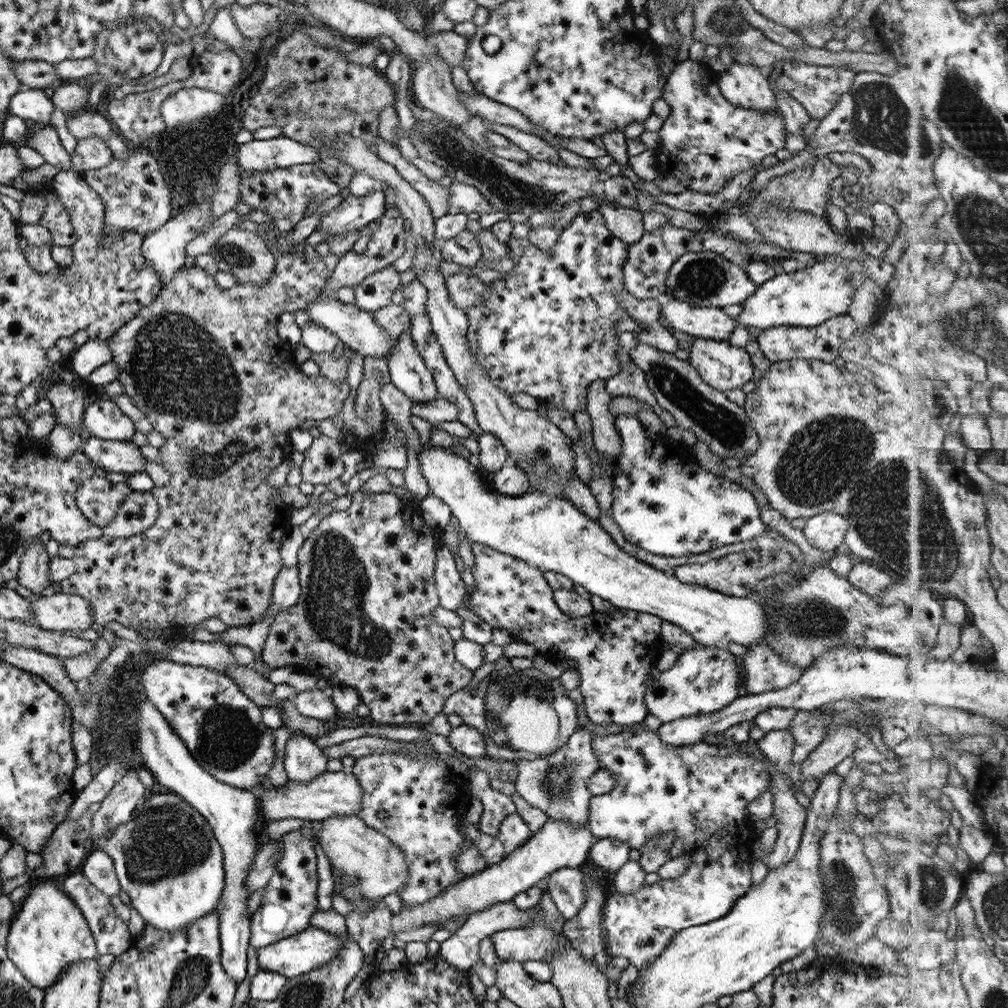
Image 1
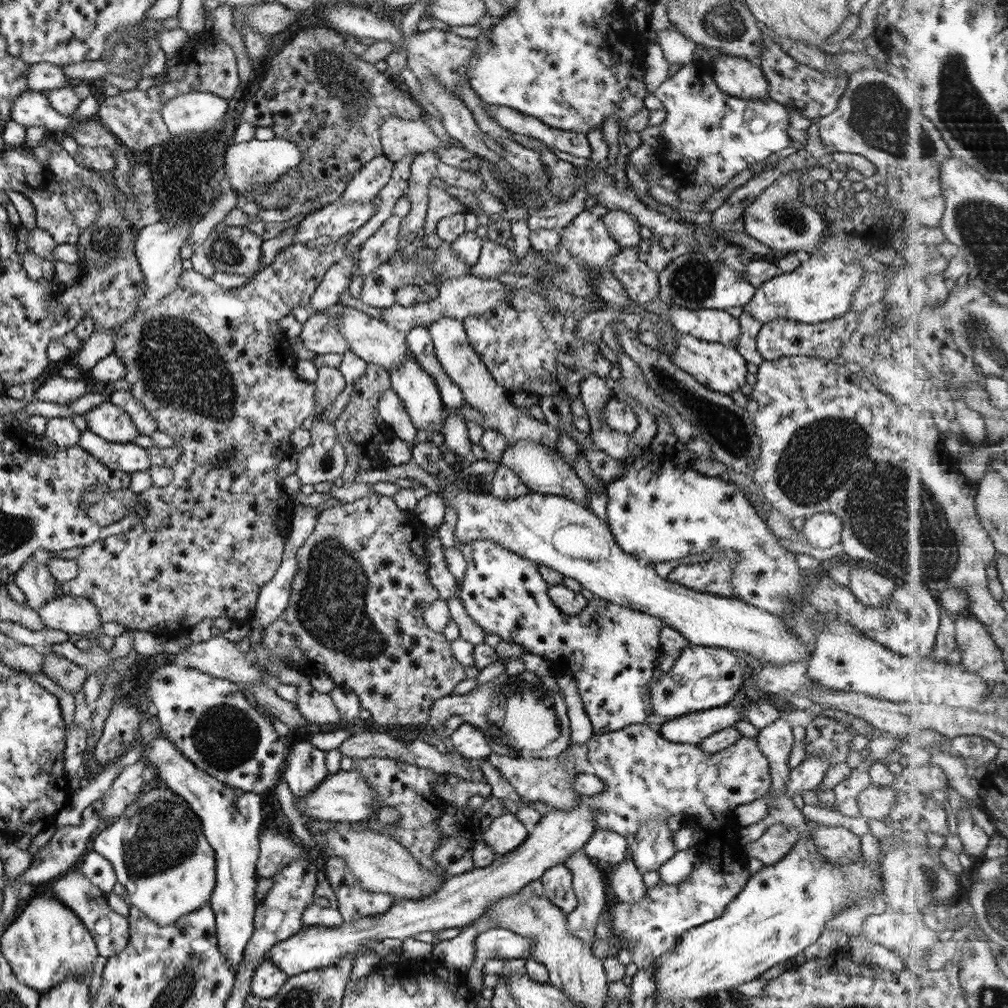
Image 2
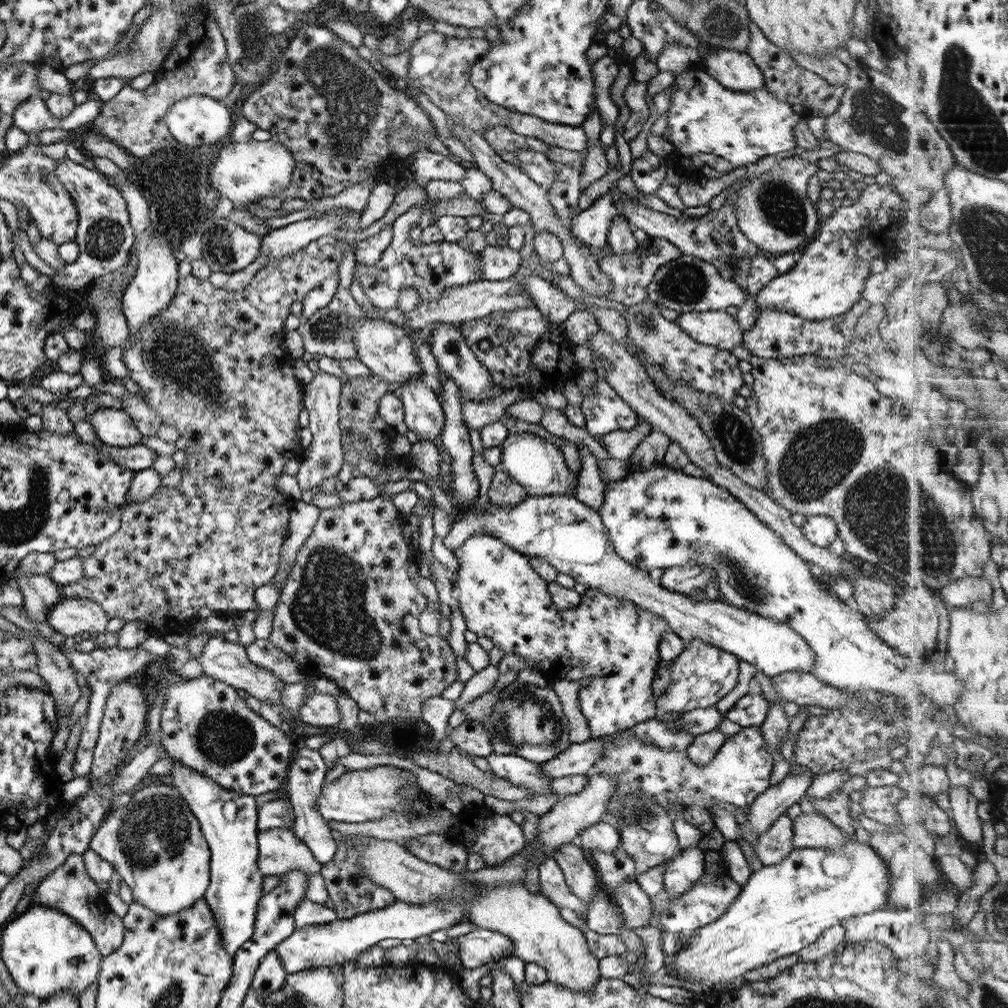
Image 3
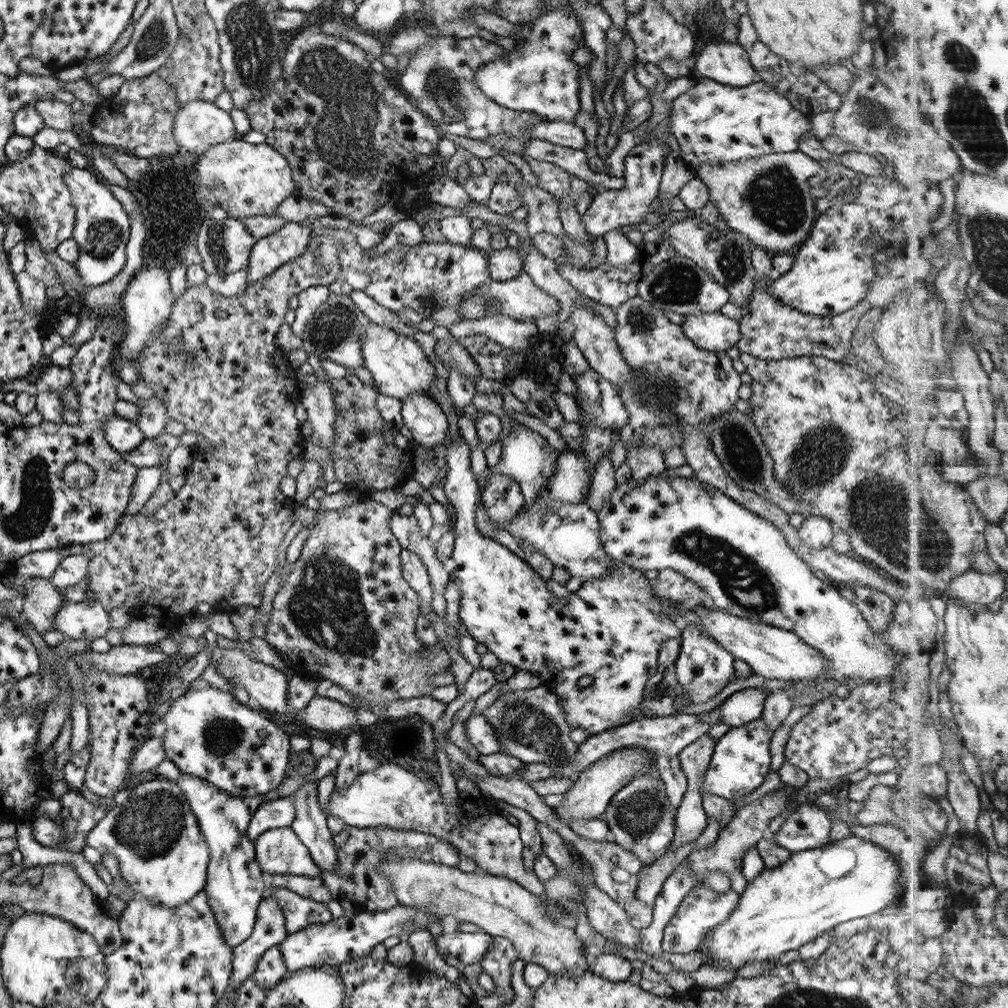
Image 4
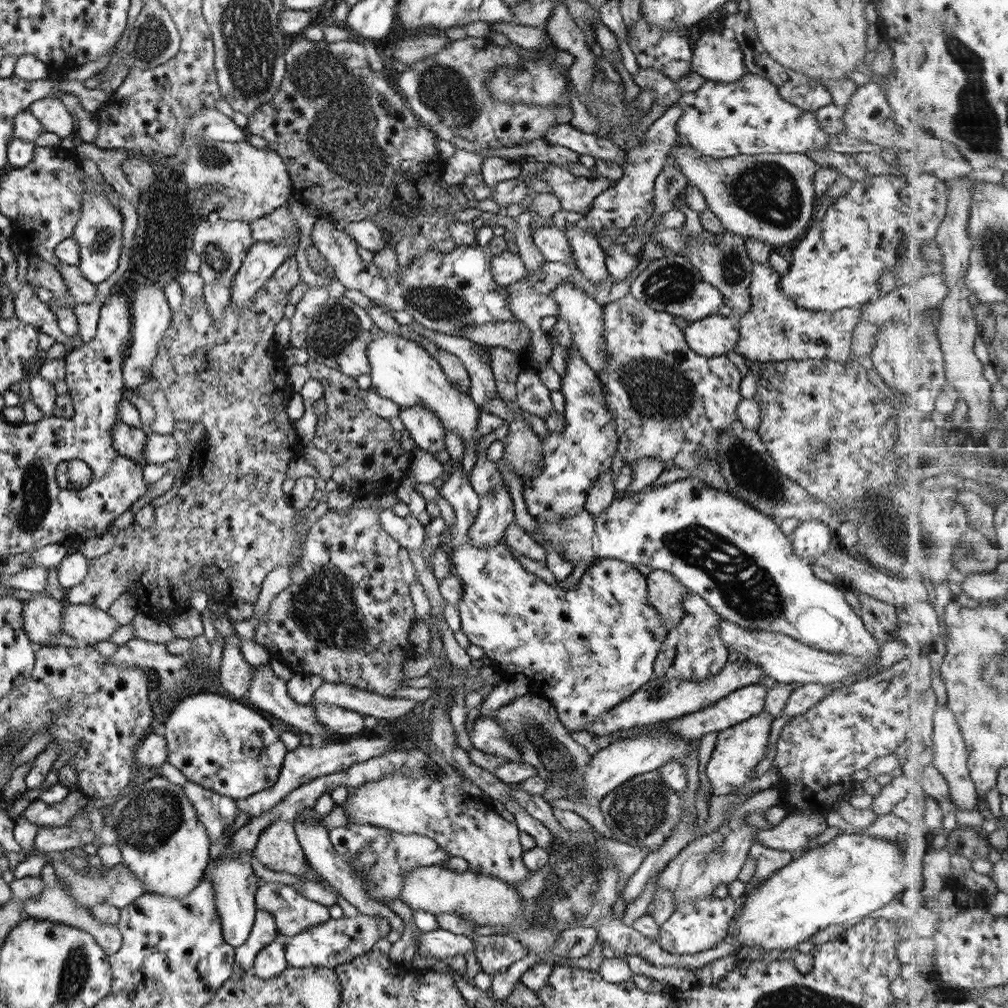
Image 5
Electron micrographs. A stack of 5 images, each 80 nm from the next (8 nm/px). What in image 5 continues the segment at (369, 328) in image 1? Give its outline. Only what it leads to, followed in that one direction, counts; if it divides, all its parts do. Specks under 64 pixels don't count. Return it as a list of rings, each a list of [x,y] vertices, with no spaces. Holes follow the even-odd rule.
[[[379,332],[367,345],[365,354],[369,363],[370,390],[379,397],[392,401],[400,409],[421,405],[438,418],[438,422],[447,432],[455,432],[461,437],[465,447],[474,442],[474,454],[479,452],[476,424],[480,410],[473,404],[469,394],[459,392],[447,381],[439,364],[425,349],[414,341],[400,336]]]

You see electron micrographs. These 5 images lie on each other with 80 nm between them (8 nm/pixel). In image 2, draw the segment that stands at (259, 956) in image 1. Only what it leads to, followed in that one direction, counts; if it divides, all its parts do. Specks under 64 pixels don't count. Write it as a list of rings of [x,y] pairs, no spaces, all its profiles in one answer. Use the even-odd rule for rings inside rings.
[[[581,795],[579,804],[573,810],[550,810],[528,831],[525,840],[515,850],[496,856],[483,868],[473,868],[465,874],[450,876],[433,894],[418,901],[396,899],[382,915],[369,915],[351,924],[343,922],[331,928],[321,925],[306,926],[289,938],[274,944],[262,960],[267,959],[290,977],[300,972],[336,964],[346,954],[358,954],[360,947],[368,944],[370,940],[395,938],[402,941],[421,932],[433,933],[446,928],[461,929],[471,924],[482,916],[482,912],[489,908],[496,898],[517,894],[529,882],[539,880],[546,868],[562,864],[573,851],[583,848],[594,831],[593,810],[587,808],[585,798],[585,795]]]

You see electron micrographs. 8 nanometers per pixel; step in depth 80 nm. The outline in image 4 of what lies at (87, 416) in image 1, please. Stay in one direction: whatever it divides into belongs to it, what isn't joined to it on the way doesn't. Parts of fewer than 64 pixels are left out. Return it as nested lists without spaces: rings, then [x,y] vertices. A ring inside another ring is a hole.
[[[115,414],[102,420],[102,433],[109,446],[120,455],[132,451],[144,439],[135,422]]]

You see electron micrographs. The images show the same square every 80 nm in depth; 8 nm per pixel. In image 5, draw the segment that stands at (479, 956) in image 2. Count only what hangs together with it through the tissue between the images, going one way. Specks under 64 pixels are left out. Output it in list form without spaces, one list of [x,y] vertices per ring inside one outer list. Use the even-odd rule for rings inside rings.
[[[435,929],[418,934],[418,948],[424,950],[433,959],[464,955],[468,950],[475,951],[472,938],[462,934],[453,934],[448,930]]]

